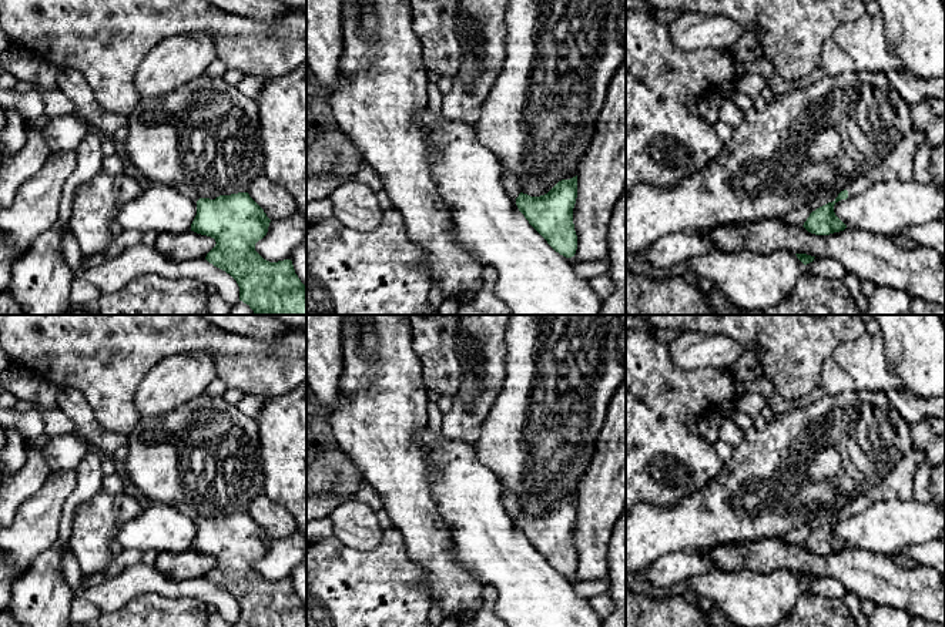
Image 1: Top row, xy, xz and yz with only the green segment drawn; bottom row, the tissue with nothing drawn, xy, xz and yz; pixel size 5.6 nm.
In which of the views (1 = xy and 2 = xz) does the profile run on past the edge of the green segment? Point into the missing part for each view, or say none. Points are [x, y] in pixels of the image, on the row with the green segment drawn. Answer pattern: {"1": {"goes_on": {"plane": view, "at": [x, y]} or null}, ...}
{"1": {"goes_on": null}, "2": {"goes_on": null}}

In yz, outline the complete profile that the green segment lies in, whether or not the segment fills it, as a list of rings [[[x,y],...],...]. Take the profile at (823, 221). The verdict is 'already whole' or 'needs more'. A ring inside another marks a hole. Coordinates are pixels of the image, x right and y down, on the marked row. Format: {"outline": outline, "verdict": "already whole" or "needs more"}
{"outline": [[[914,127],[901,138],[889,155],[882,160],[877,170],[847,184],[832,202],[812,211],[802,227],[815,235],[830,235],[844,231],[847,225],[835,215],[834,205],[841,200],[864,192],[868,187],[879,181],[912,181],[914,155],[922,142],[926,142],[925,134]]], "verdict": "needs more"}

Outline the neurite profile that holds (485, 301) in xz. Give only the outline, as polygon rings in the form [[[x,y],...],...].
[[[483,266],[480,288],[472,301],[459,305],[458,315],[512,315],[509,306],[496,295],[497,272],[492,266]]]

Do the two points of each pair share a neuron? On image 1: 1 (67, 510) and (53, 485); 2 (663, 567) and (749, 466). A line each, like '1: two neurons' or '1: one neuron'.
1: two neurons
2: two neurons

